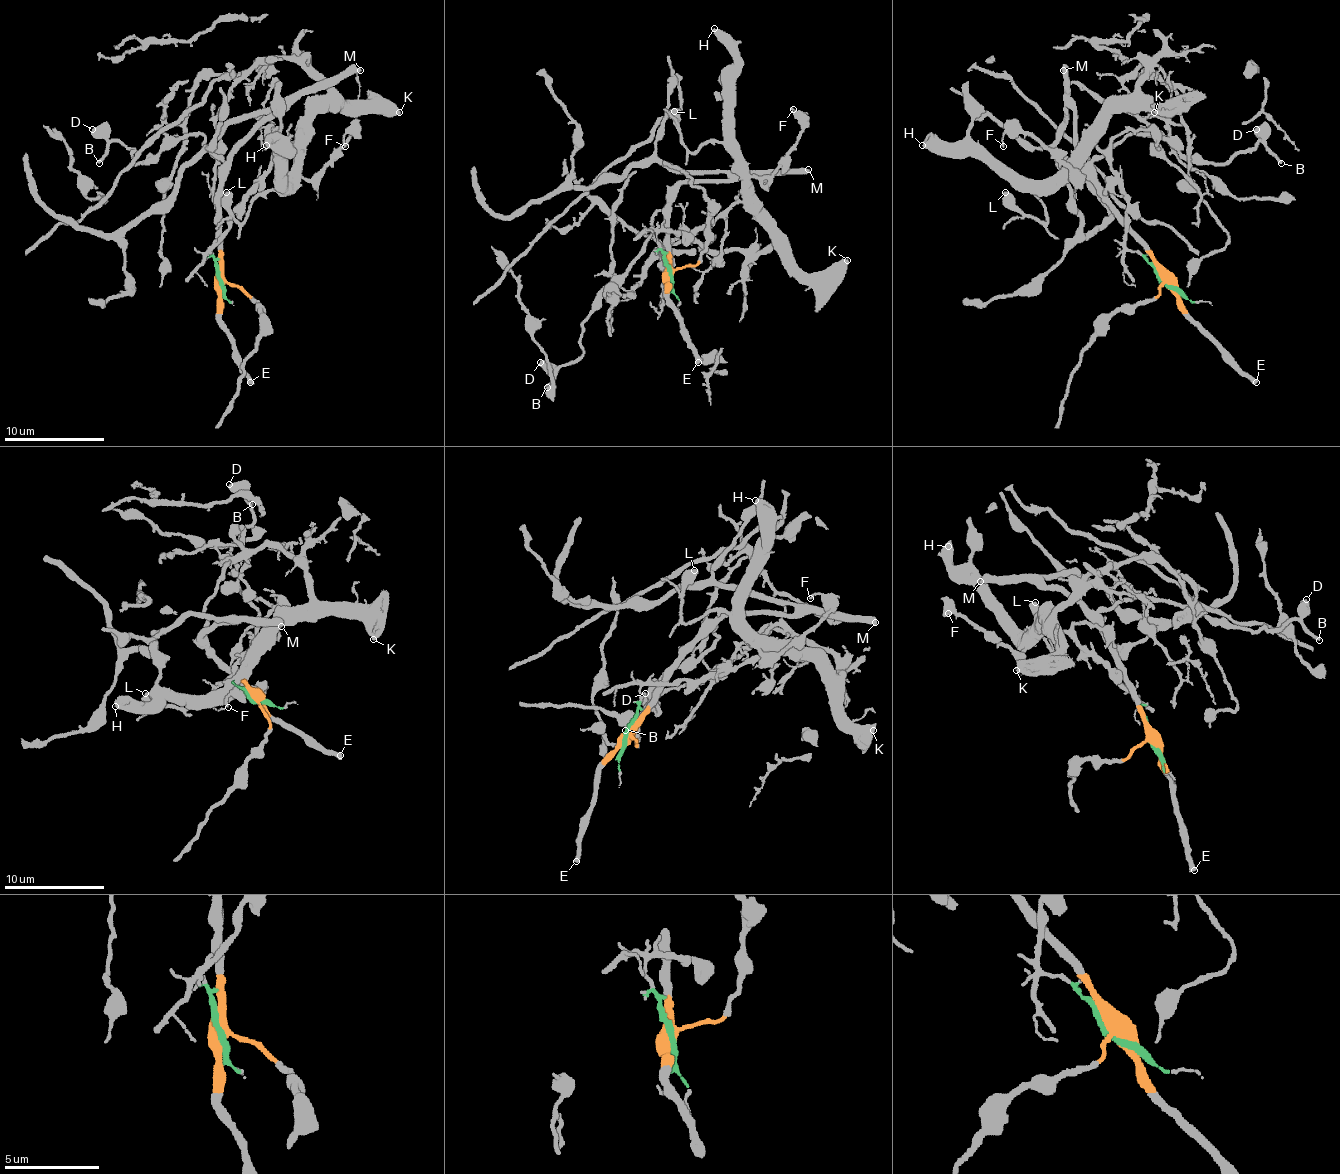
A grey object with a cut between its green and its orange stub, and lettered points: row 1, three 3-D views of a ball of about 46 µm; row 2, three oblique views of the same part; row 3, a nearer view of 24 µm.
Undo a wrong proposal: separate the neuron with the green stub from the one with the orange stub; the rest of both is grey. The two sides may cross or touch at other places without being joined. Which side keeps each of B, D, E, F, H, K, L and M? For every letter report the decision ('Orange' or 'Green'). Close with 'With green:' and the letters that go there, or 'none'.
B: Orange
D: Orange
E: Orange
F: Green
H: Green
K: Green
L: Green
M: Orange
With green: F, H, K, L

